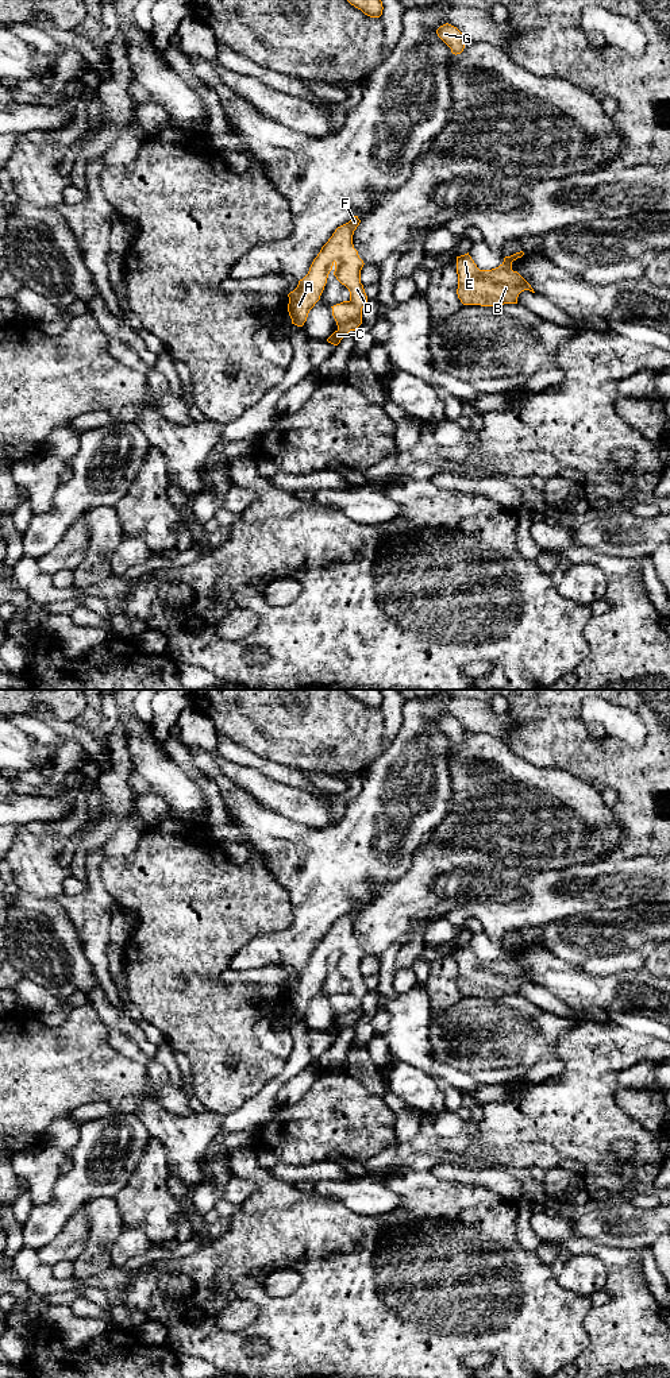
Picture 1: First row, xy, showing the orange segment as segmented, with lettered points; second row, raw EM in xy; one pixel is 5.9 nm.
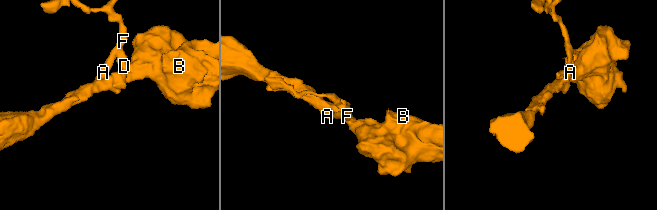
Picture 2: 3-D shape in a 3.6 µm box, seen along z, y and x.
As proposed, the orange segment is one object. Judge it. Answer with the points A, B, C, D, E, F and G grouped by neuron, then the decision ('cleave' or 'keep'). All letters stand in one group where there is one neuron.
A D F G / B C E; cleave

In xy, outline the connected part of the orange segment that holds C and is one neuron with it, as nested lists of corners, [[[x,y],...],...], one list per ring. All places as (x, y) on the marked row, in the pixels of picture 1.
[[[343,301],[331,308],[338,329],[327,341],[338,346],[350,331],[355,331],[362,324],[362,309],[353,305],[350,301]]]

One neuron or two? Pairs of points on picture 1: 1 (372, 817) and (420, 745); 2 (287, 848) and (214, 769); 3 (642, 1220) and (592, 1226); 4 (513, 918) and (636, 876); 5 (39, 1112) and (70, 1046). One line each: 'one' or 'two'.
1: one
2: one
3: one
4: one
5: one

